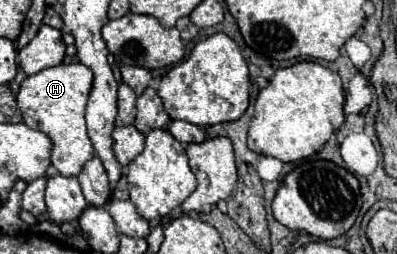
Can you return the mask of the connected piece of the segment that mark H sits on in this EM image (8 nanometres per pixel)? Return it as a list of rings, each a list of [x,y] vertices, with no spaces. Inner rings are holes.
[[[61,63],[27,77],[17,93],[17,105],[23,113],[23,121],[51,139],[51,163],[65,177],[77,177],[81,167],[95,155],[93,143],[85,129],[85,103],[91,83],[93,73],[89,67],[83,63]]]

